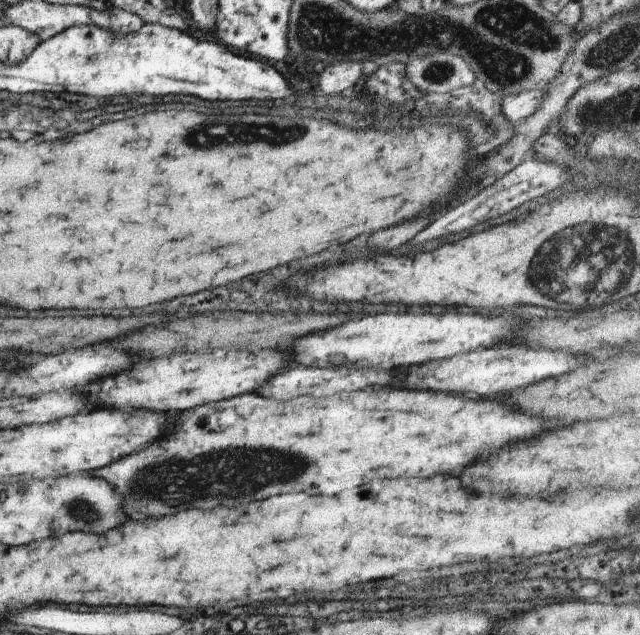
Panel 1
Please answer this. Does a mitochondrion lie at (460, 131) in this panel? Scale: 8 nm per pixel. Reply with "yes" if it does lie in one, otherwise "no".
no

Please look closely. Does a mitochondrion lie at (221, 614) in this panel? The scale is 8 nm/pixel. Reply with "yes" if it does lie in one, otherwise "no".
no

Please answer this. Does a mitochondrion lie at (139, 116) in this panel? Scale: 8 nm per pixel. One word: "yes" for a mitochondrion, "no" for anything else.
no

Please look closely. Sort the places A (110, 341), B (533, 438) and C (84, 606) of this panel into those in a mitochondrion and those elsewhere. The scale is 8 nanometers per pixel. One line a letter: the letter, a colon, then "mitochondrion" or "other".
A: other
B: other
C: other

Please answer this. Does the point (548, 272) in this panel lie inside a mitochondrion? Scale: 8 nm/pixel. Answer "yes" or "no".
yes

